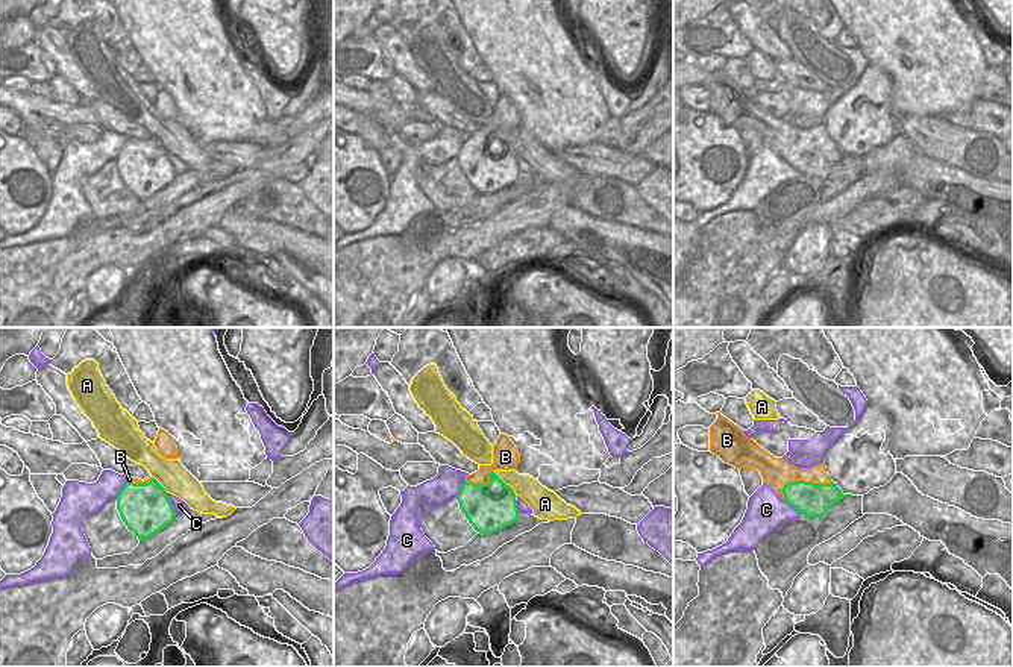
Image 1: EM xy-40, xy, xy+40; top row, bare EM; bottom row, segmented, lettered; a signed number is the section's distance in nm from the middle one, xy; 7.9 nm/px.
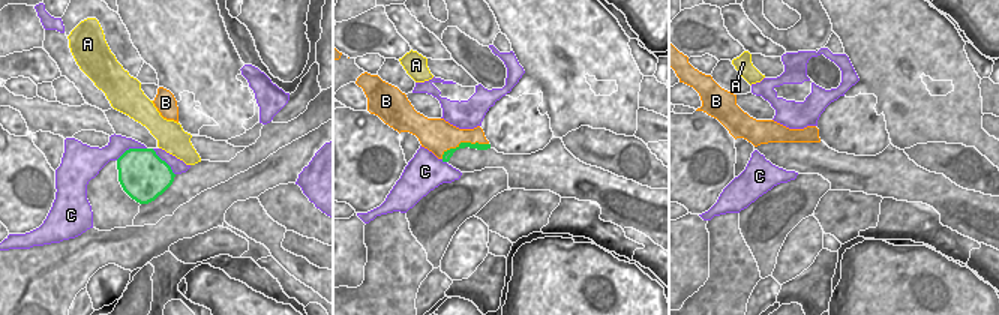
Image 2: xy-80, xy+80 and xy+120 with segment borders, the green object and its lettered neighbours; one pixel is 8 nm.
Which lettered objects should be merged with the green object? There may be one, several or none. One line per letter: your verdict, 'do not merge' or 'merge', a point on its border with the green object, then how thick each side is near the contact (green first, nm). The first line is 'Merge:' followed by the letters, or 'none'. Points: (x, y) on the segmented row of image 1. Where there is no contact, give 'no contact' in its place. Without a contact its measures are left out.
Merge: none
A: do not merge; meets green in xy at (505, 484); 380 nm thick on the green side, 190 nm on the other
B: do not merge; meets green in xy+40 at (801, 481); 260 nm thick on the green side, 240 nm on the other
C: do not merge; meets green in xy-40 at (170, 504); 400 nm thick on the green side, 100 nm on the other

